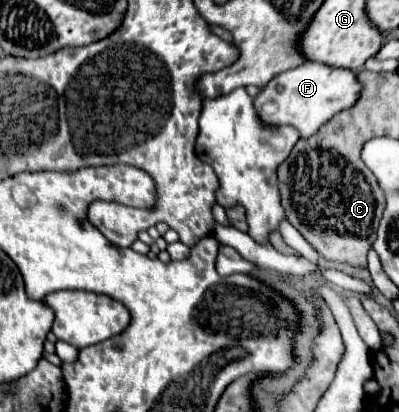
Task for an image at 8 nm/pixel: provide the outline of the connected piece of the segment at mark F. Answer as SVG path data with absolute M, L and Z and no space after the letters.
M308 62L304 66L298 66L294 70L282 72L276 76L264 90L260 90L258 98L254 100L254 106L258 110L258 116L266 124L292 124L300 130L302 138L312 136L326 120L336 116L338 112L352 108L352 104L362 94L362 84L356 78L354 70L344 68L330 68L328 64L314 64Z

